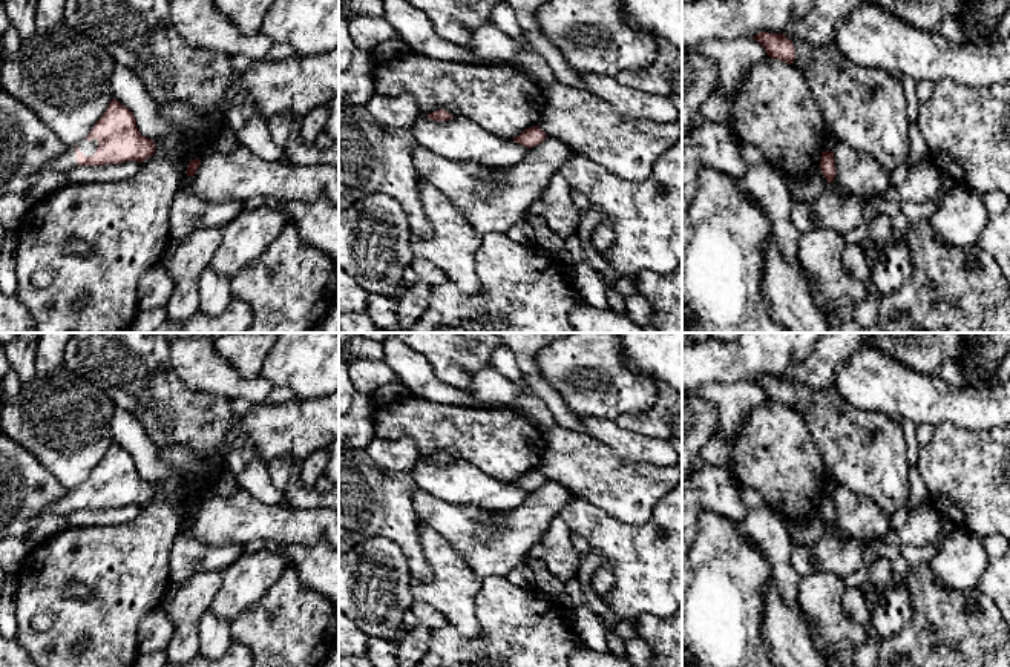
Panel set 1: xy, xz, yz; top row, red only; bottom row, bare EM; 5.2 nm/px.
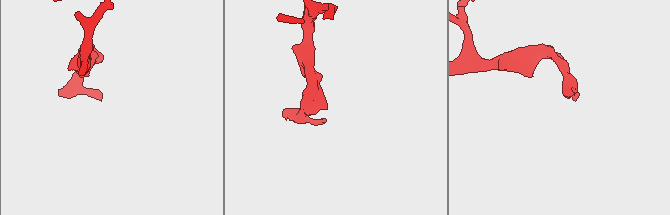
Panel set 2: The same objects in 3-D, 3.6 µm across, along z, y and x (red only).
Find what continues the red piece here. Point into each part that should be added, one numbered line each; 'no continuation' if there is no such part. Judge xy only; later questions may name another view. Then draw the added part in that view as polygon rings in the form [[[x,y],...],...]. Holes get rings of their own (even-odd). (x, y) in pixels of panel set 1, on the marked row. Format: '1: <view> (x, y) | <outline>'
1: xy (88, 147) | [[[83,140],[81,143],[77,144],[77,147],[80,149],[80,152],[83,152],[86,156],[95,155],[95,150],[98,147],[98,141],[92,140]]]

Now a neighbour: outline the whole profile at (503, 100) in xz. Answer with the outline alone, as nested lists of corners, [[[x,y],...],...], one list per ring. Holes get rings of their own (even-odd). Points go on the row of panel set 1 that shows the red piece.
[[[412,51],[372,63],[375,95],[411,95],[420,115],[446,110],[512,140],[538,126],[544,89],[513,64],[435,61]]]

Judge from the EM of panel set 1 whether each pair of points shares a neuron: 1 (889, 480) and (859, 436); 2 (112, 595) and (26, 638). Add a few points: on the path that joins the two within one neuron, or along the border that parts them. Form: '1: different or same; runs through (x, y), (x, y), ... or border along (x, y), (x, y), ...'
1: same; runs through (878, 469), (860, 446)
2: same; runs through (91, 617), (78, 618), (59, 638), (48, 638)

